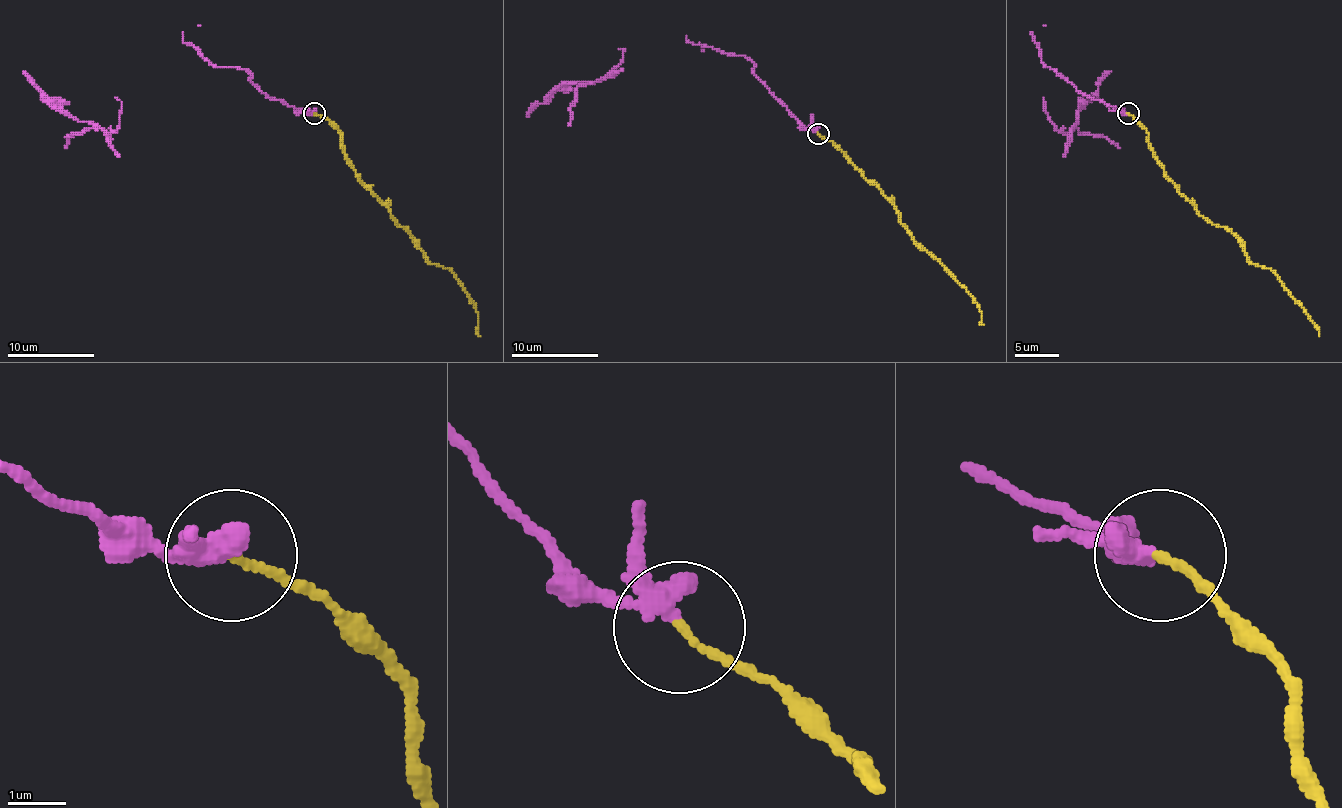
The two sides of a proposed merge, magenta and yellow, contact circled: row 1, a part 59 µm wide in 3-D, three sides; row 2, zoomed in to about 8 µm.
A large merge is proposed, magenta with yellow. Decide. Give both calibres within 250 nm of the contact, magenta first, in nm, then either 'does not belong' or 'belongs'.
300/130 nm | does not belong

